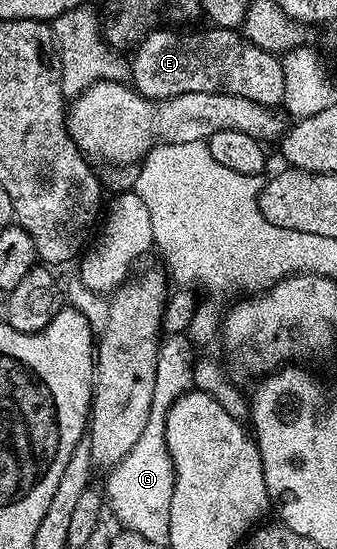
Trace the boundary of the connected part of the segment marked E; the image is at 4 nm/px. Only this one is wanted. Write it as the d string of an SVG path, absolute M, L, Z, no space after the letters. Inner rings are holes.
M154 28L146 34L133 51L134 59L128 62L128 78L135 90L145 98L175 98L188 92L216 92L244 96L244 100L252 100L256 104L273 106L283 105L284 72L279 55L269 54L264 48L252 44L243 38L237 29L224 30L209 28L198 30L195 34L177 34L174 30L158 30Z

